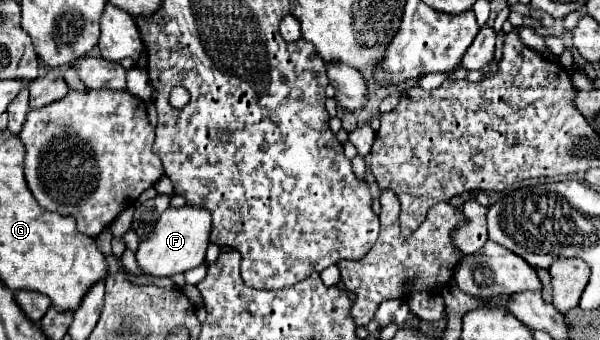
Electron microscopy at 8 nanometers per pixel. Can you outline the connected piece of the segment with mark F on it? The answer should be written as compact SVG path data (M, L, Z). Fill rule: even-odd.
M170 205L158 219L154 231L142 239L136 251L138 265L146 275L154 277L172 277L188 269L194 269L206 257L206 247L210 245L210 231L212 231L212 215L204 207Z

